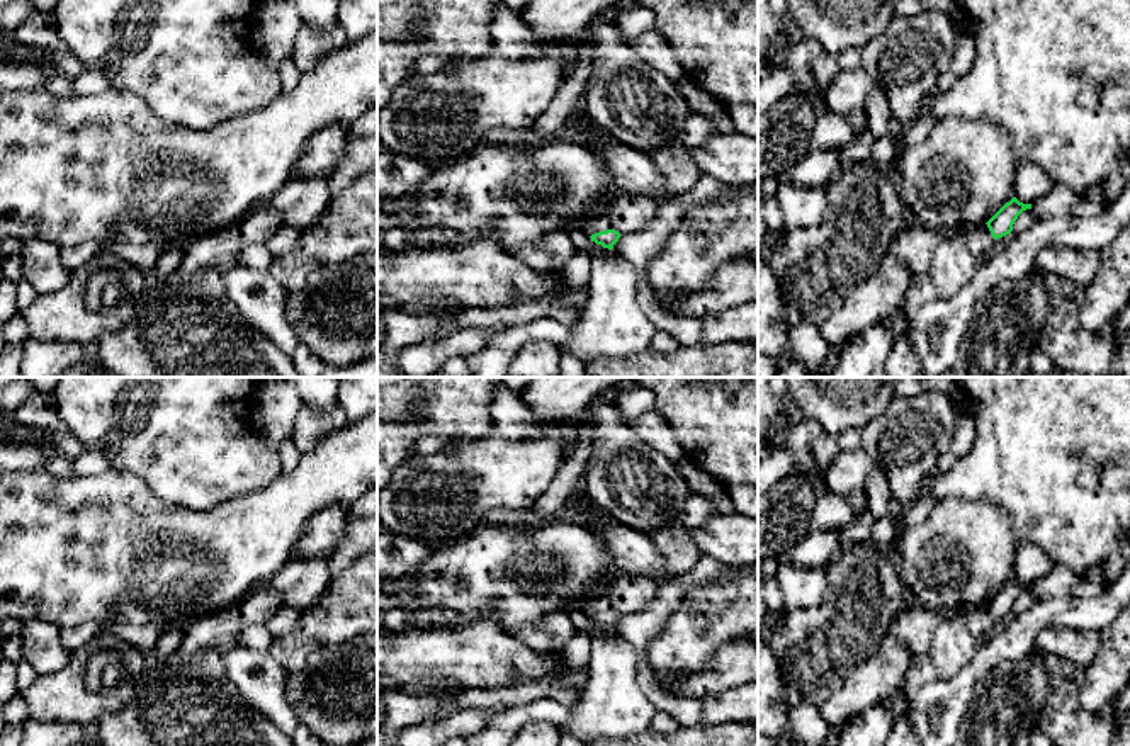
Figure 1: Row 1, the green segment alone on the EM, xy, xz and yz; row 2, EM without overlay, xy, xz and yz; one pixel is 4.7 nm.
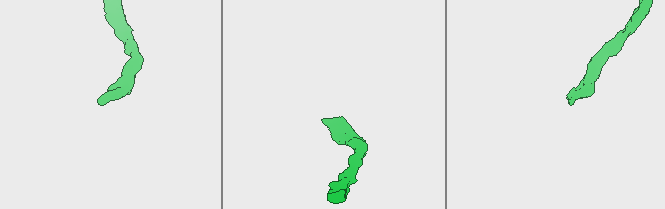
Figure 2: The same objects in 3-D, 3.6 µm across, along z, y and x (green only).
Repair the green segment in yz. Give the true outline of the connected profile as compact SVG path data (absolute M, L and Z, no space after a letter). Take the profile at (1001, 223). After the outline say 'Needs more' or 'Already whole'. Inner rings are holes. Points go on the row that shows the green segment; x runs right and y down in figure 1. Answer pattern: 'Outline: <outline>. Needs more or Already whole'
Outline: M1013 197L986 224L965 226L945 236L928 267L919 274L911 274L897 319L899 326L909 325L923 304L948 299L967 285L994 253L996 240L1009 235L1014 221L1026 209L1031 209L1031 204Z. Needs more

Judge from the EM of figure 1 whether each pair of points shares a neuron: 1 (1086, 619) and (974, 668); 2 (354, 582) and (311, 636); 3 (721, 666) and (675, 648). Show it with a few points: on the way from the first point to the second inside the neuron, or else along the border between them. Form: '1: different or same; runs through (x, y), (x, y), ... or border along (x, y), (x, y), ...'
1: same; runs through (1059, 617), (1035, 619), (1008, 646), (1001, 646)
2: same; runs through (352, 595), (325, 622)
3: different; border along (740, 638), (724, 643), (704, 666), (675, 680)

